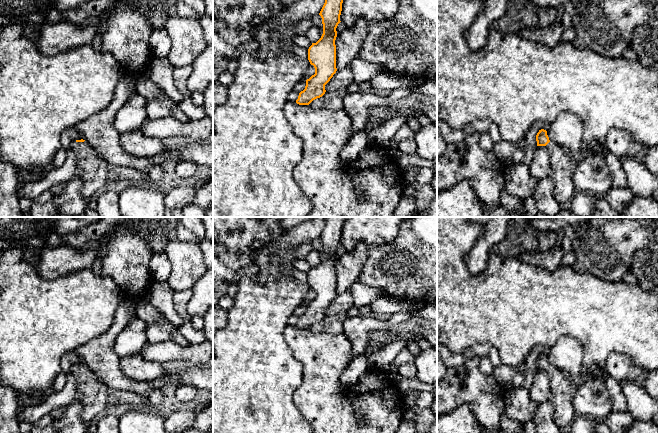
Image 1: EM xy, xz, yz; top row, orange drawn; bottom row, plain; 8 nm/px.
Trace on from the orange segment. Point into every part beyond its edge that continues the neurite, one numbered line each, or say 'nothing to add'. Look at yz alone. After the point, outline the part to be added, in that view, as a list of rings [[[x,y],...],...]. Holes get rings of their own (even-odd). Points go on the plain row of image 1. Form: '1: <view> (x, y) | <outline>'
1: yz (562, 390) | [[[550,365],[546,372],[550,379],[549,402],[554,409],[553,419],[560,428],[570,425],[575,418],[576,411],[573,397],[577,387],[571,381],[568,373]]]

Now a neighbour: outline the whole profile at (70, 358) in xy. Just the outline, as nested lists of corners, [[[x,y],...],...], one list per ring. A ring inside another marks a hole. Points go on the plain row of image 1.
[[[76,350],[66,351],[61,358],[61,369],[65,373],[70,373],[70,369],[77,364],[85,364],[82,356]]]

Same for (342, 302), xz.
[[[349,290],[337,294],[330,305],[325,309],[326,315],[337,315],[341,312],[347,312],[354,305],[352,294]]]

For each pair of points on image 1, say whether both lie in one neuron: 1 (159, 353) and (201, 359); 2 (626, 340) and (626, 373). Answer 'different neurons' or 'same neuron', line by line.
1: same neuron
2: different neurons

